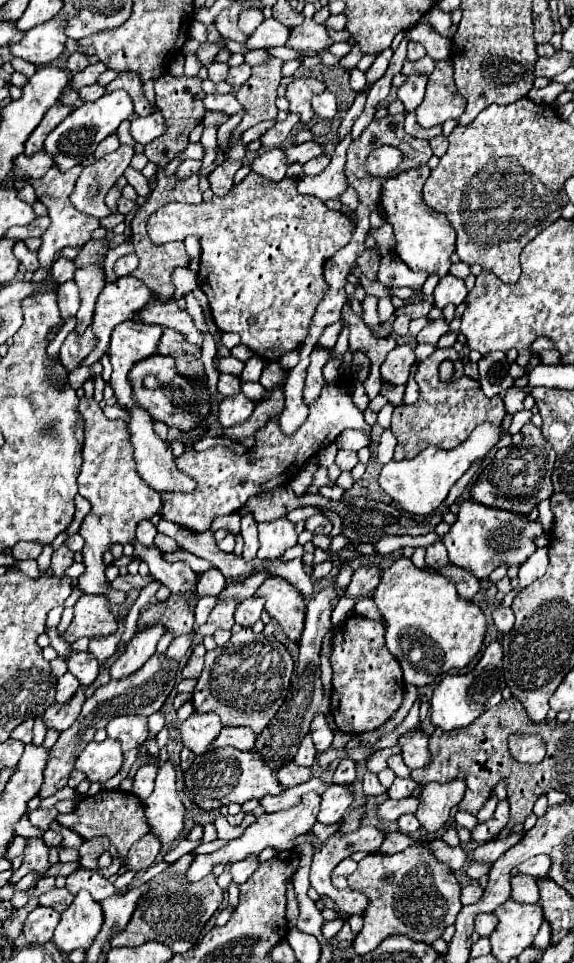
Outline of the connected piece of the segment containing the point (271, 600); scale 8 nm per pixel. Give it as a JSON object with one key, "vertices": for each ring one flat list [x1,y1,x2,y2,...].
{"vertices":[[270,576,258,588,256,596,266,598,266,612,280,624,288,640,298,644,304,630,306,600,304,596,280,576]]}

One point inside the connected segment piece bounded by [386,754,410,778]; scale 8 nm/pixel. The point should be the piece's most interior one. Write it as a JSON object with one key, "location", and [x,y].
{"location":[396,763]}

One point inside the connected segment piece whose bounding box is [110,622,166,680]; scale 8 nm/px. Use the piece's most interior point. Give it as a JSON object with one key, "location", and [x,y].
{"location":[143,646]}

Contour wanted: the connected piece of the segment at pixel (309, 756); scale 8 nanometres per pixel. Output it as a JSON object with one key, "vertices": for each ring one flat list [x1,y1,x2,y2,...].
{"vertices":[[308,734,308,736,300,742,300,748,298,748,298,754,294,756,294,762,296,762,298,766,310,768,310,766,314,764,314,760,316,760,316,748,314,748,312,738,310,738,310,734]]}

